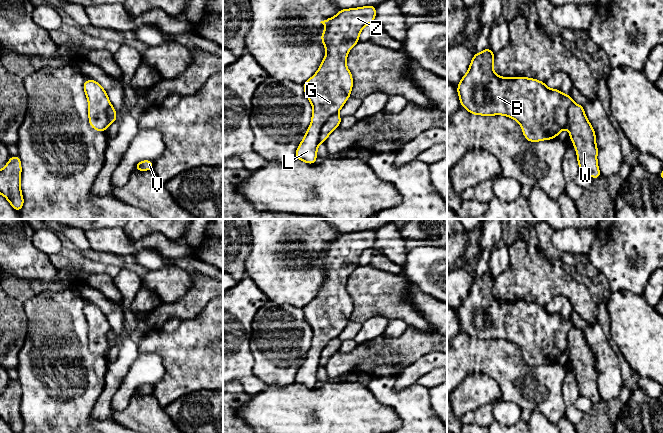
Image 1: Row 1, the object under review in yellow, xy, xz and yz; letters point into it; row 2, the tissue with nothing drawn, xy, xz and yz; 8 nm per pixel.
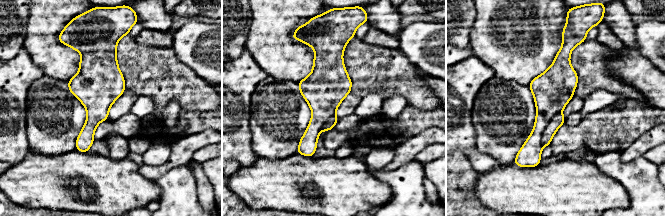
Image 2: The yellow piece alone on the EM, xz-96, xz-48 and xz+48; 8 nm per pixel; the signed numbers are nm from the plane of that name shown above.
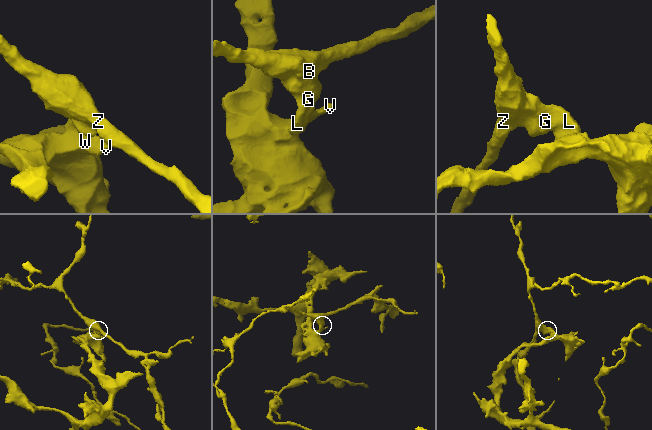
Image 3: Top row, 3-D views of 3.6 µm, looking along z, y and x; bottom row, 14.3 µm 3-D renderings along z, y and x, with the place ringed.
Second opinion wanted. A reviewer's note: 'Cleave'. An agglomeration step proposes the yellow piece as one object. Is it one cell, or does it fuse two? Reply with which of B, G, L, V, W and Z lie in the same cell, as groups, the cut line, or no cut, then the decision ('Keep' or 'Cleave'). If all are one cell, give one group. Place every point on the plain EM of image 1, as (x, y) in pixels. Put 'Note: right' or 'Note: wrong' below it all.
Groups: B G L Z / V W. Split along xz (337, 337), (333, 338), (324, 348), (320, 356), (319, 366). Cleave
Note: right

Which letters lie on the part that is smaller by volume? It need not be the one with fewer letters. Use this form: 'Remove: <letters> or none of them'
Remove: B, G, L, Z

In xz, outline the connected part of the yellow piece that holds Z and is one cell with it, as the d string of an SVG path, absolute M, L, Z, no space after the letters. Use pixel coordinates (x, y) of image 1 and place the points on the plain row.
M372 229L341 233L336 240L320 246L325 250L320 261L326 280L318 295L302 309L313 338L304 363L296 374L296 383L307 388L316 387L321 353L351 320L353 301L346 290L347 279L359 266L361 254L373 248L375 241L376 229Z

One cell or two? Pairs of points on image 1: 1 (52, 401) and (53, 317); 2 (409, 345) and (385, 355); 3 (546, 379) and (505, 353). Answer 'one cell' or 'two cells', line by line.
1: one cell
2: one cell
3: one cell

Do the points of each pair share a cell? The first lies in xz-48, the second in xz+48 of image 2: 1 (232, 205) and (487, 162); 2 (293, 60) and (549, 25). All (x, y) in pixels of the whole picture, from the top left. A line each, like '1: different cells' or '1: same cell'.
1: different cells
2: same cell

